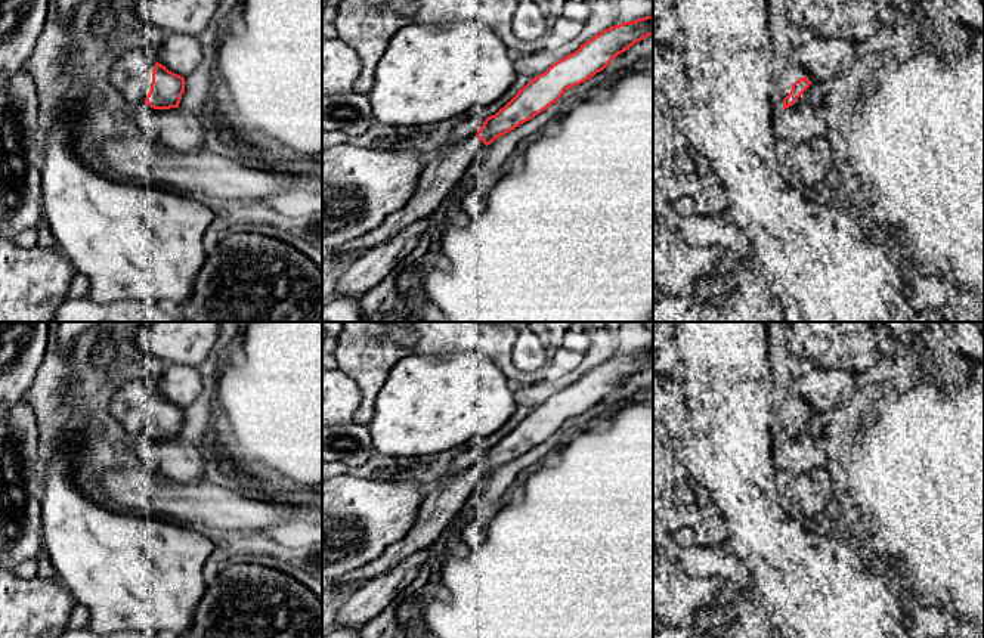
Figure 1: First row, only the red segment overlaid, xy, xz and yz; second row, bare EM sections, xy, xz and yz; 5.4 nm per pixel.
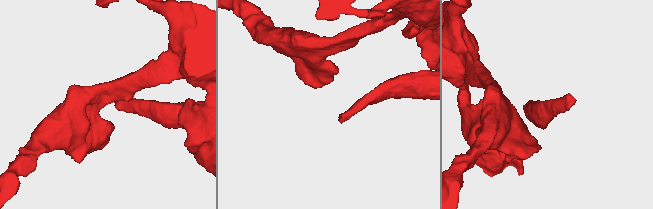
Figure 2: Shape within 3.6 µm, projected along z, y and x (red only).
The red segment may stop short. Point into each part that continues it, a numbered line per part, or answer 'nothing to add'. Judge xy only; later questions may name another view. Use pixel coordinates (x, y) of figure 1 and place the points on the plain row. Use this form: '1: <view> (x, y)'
1: xy (132, 405)

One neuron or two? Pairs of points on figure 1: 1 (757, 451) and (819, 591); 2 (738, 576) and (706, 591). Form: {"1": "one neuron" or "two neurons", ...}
{"1": "one neuron", "2": "two neurons"}

